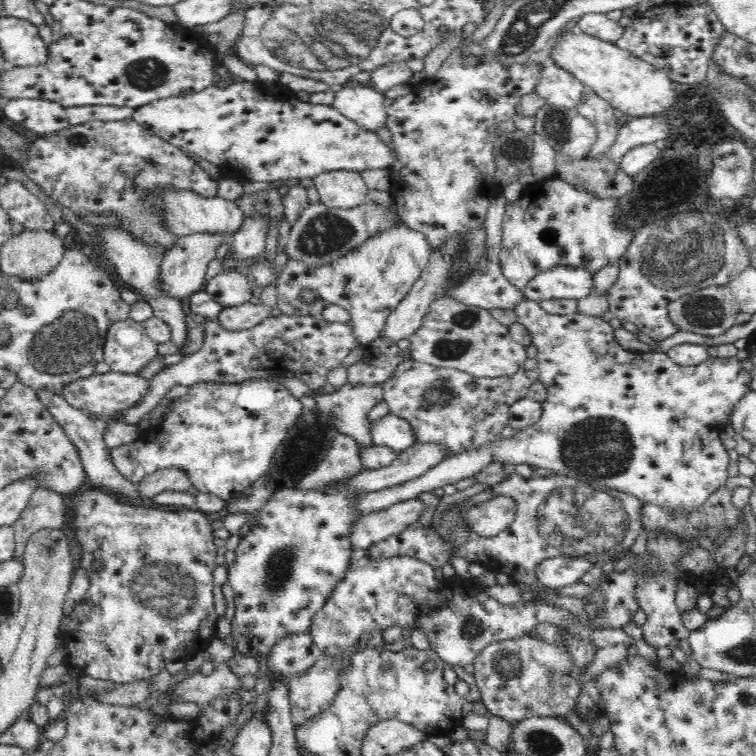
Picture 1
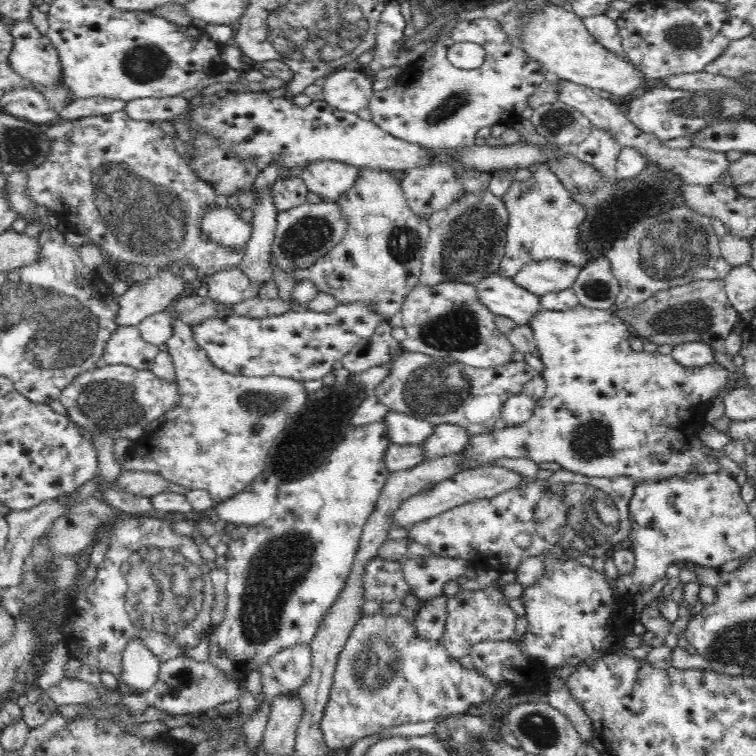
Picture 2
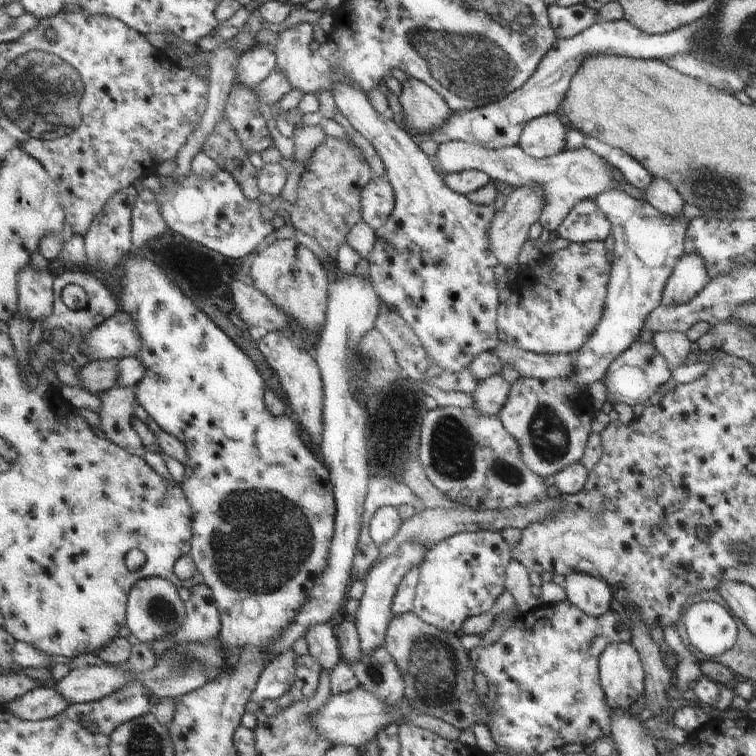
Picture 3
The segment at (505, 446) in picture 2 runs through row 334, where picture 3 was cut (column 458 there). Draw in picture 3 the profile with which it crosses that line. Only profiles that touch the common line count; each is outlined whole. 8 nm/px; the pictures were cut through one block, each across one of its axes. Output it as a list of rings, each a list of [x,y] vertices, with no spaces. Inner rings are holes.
[[[477,531],[459,533],[447,540],[437,543],[427,550],[420,566],[421,576],[414,600],[414,611],[427,624],[448,633],[458,634],[463,628],[463,621],[471,616],[491,612],[497,598],[506,590],[506,572],[514,559],[512,550],[499,531]]]

